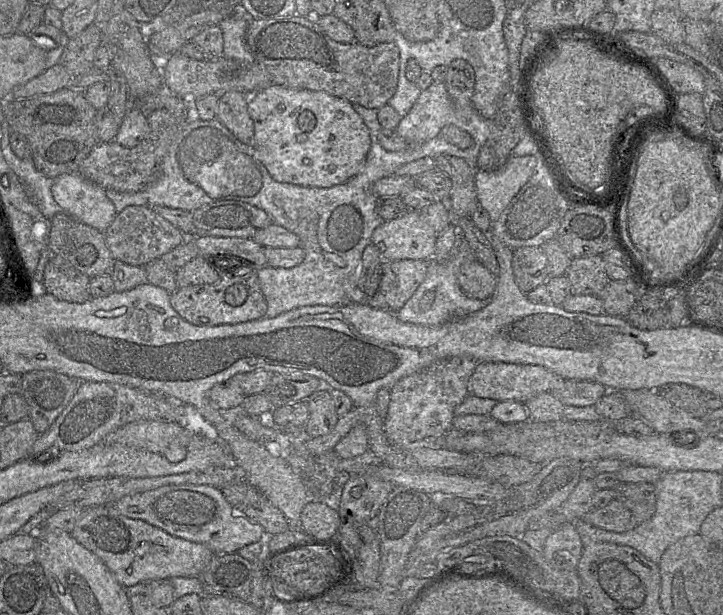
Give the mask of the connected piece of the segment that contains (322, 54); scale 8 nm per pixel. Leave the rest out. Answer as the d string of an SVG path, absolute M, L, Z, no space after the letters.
M314 17L249 19L246 43L254 61L268 74L272 85L324 91L368 109L388 105L397 90L399 50L393 43L366 47L329 38Z

